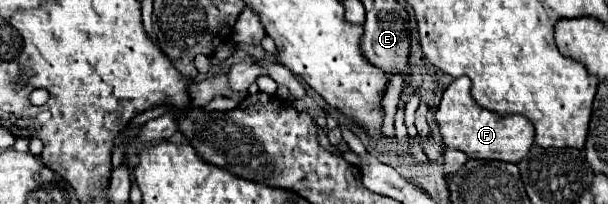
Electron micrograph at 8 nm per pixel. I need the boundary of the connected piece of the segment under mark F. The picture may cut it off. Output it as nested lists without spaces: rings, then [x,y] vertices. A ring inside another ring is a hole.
[[[457,77],[443,93],[441,105],[435,113],[439,133],[443,143],[451,149],[467,153],[475,159],[497,159],[507,163],[519,163],[531,149],[535,135],[533,123],[523,115],[497,115],[489,109],[483,109],[471,95],[471,81],[467,77]]]

